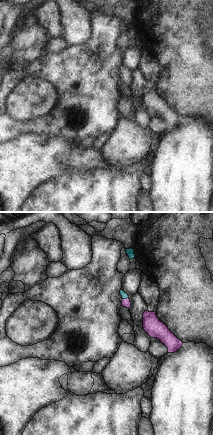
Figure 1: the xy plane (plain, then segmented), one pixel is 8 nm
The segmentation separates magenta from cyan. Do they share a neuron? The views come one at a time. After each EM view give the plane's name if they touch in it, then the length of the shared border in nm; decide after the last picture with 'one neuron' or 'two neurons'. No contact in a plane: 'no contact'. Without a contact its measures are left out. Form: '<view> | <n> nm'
xy | 60 nm

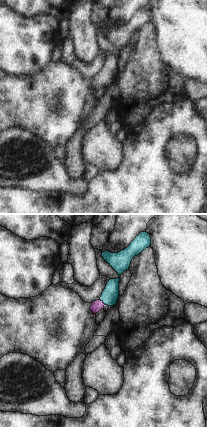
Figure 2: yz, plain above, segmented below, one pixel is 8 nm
yz | 60 nm

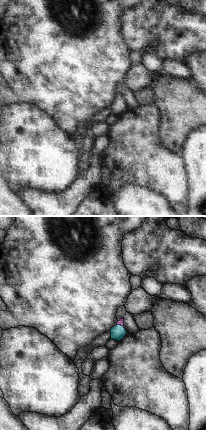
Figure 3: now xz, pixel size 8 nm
xz | 50 nm

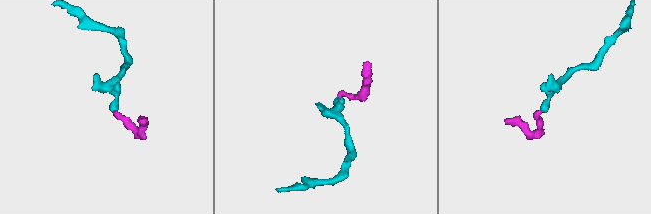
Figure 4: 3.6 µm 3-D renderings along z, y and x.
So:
one neuron

